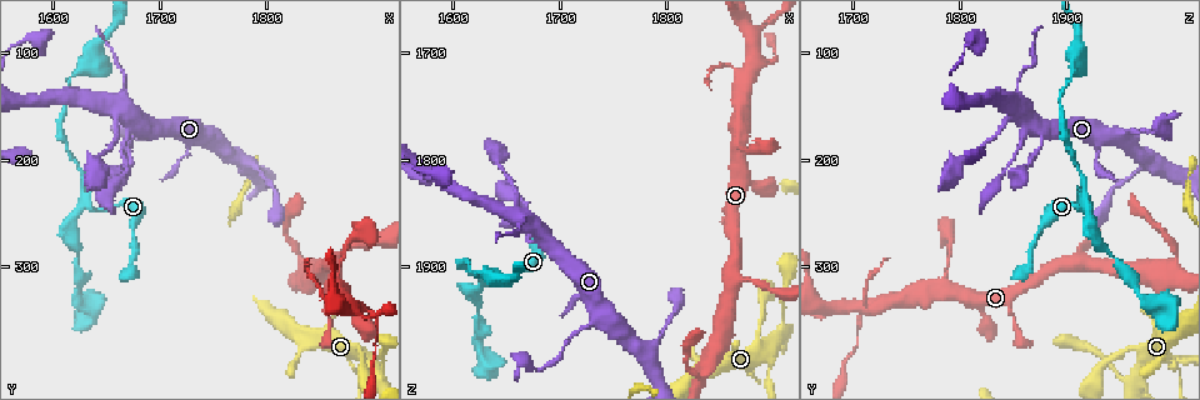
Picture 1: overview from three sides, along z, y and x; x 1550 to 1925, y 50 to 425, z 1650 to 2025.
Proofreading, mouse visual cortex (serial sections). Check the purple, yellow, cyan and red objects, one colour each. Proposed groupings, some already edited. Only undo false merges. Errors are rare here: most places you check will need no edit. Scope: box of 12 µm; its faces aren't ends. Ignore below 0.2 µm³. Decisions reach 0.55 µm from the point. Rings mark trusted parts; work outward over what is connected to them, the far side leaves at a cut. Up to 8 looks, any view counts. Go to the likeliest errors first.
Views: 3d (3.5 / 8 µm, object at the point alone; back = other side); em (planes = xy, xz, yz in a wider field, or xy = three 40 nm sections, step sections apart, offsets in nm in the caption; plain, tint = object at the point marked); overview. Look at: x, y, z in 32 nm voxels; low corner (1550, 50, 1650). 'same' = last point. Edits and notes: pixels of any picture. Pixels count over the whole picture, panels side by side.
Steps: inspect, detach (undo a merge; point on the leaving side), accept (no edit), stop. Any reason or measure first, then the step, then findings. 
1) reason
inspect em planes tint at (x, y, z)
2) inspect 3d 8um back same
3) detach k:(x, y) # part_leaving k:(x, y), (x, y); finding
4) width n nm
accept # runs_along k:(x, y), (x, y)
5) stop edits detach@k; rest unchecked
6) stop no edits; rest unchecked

abrupt turn
inspect 3d 3.5um at (1634, 240, 1912)

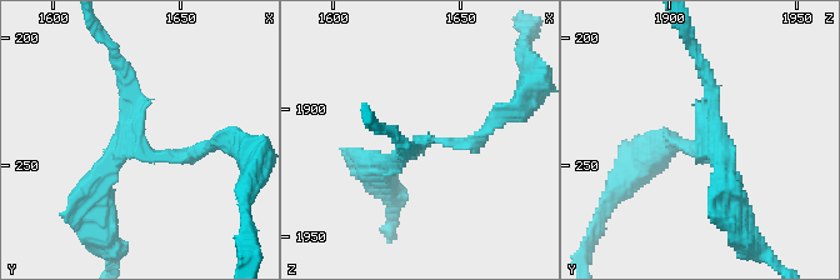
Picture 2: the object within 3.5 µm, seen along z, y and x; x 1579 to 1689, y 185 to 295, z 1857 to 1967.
arms 3; arm_widths 150, 200, 300 nm; need the tissue
inspect em xy step 5 tint at (1635, 243, 1913)

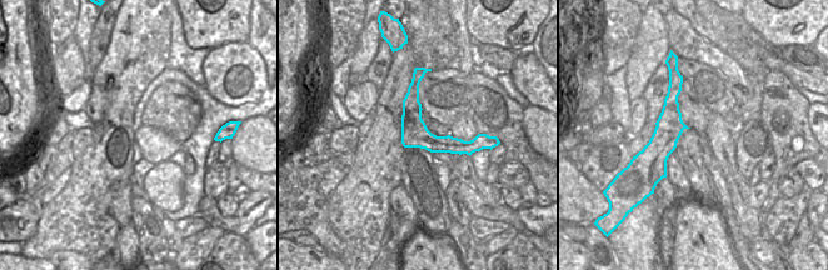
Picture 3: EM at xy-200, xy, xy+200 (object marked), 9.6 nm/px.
width 260 nm
accept # runs_along 2:(214, 143), (188, 158), (119, 150), (99, 200); all the same cell

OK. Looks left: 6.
sharp bend
inspect 3d 3.5um at (1678, 178, 1878)

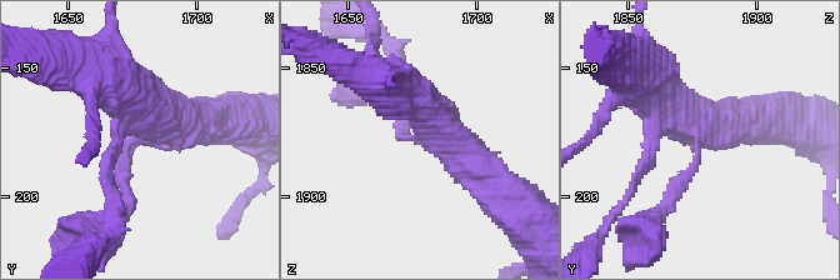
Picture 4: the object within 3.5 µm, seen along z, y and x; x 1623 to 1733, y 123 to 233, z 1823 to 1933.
arms 4; arm_widths 100, 150, 500, 600 nm
inspect em xy step 3 tint at (1676, 180, 1877)

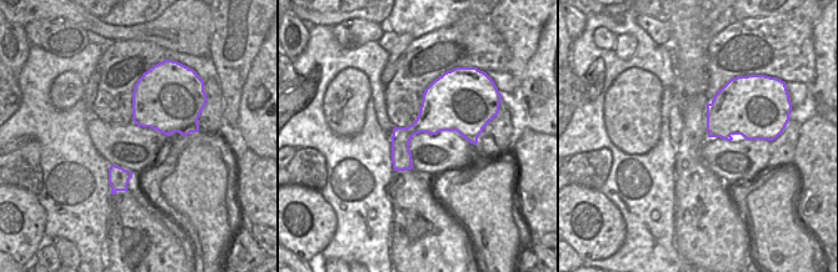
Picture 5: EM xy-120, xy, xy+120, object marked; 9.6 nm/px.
accept # runs_along 4:(485, 171), (398, 85), (370, 76); continuous, no second cell

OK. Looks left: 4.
small branch off a trunk
inspect 3d 3.5um at (1906, 402, 1966)

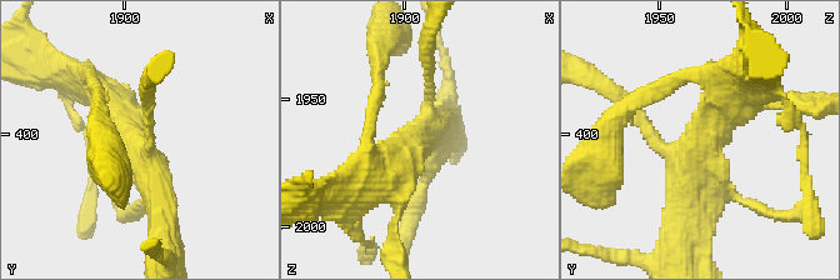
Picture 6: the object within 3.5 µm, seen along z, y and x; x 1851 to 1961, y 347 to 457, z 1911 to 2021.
arms 4; arm_widths 150, 350, 400, 450 nm
inspect em planes tint at (1905, 402, 1968)

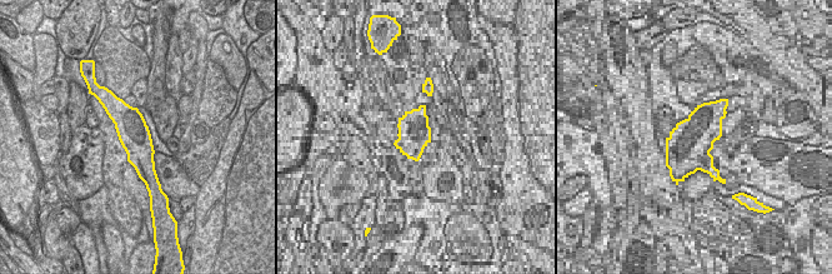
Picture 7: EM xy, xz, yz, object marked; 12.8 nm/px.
cut it another way
inspect em xy step 2 tint same

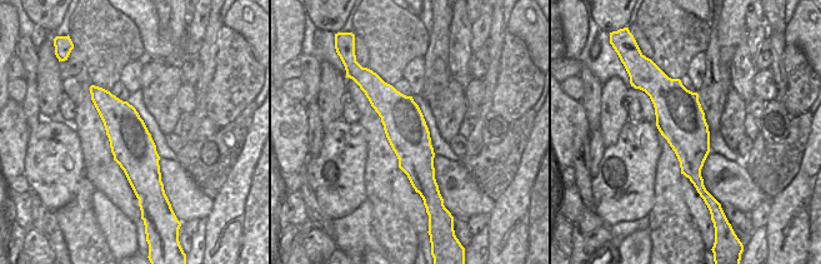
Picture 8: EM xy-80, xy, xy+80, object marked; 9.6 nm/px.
accept # one cell here

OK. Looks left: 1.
stop no edits; rest unchecked

